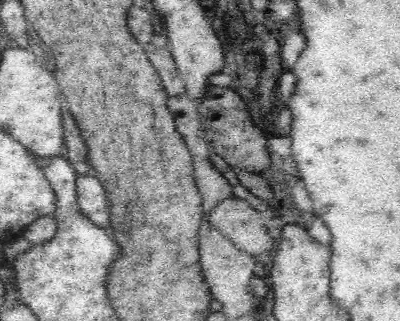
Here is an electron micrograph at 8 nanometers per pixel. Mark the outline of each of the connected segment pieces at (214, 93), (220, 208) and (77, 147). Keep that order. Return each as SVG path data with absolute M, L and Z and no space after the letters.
M212 85L207 98L194 103L198 108L202 126L207 130L212 150L230 166L259 174L270 166L270 154L266 149L269 146L269 138L263 129L255 124L248 105L239 93L228 87Z
M238 197L220 201L211 210L208 221L236 246L253 256L275 247L274 239L262 221L261 212Z
M64 107L63 127L66 140L64 157L76 169L78 176L94 175L93 166L89 161L87 141L67 107Z

